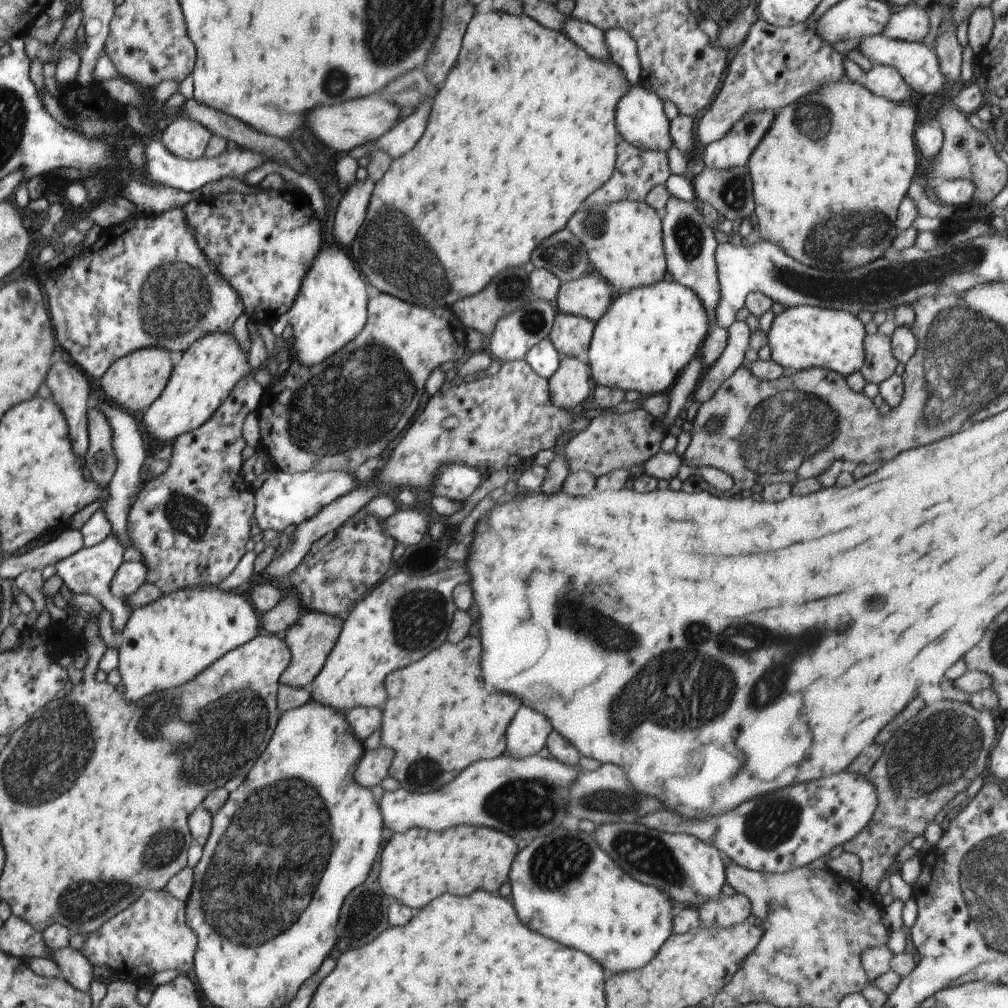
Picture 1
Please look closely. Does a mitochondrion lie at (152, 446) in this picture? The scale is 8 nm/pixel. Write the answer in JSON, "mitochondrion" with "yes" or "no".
{"mitochondrion":"no"}

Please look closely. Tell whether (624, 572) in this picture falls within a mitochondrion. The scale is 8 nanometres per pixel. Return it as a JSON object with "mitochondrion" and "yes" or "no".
{"mitochondrion":"no"}

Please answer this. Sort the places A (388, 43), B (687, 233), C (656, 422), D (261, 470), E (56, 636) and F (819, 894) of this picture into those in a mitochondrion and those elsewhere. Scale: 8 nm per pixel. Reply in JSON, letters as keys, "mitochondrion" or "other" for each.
{"A":"mitochondrion","B":"mitochondrion","C":"other","D":"other","E":"other","F":"other"}

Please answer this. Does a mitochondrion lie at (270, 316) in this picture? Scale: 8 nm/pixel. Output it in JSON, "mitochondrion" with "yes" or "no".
{"mitochondrion":"no"}

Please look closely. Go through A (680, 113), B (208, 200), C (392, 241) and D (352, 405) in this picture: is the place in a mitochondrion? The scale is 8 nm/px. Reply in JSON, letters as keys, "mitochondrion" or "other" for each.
{"A":"other","B":"other","C":"mitochondrion","D":"mitochondrion"}

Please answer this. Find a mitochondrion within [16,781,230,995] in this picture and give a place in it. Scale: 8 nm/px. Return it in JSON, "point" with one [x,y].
{"point":[97,898]}

